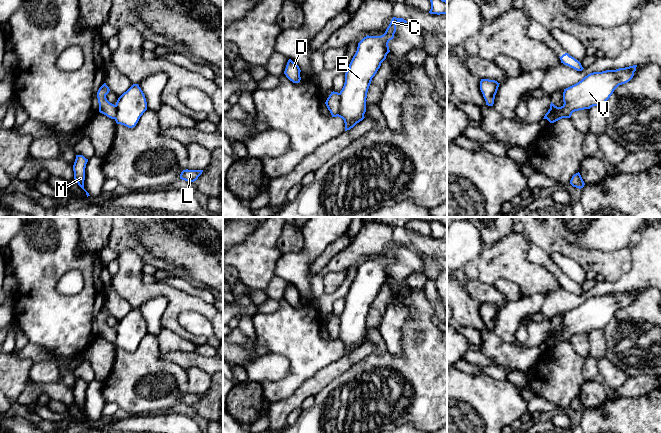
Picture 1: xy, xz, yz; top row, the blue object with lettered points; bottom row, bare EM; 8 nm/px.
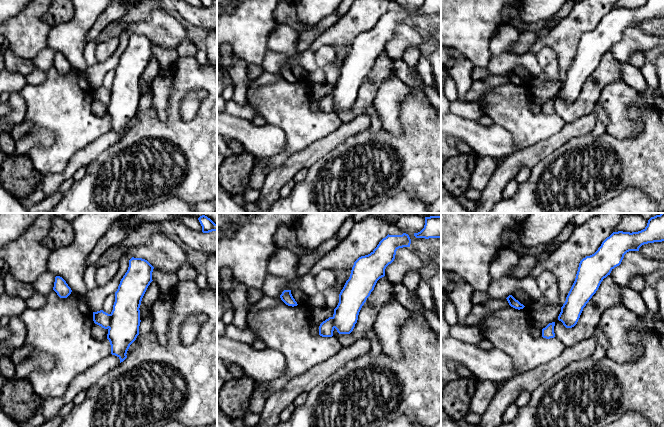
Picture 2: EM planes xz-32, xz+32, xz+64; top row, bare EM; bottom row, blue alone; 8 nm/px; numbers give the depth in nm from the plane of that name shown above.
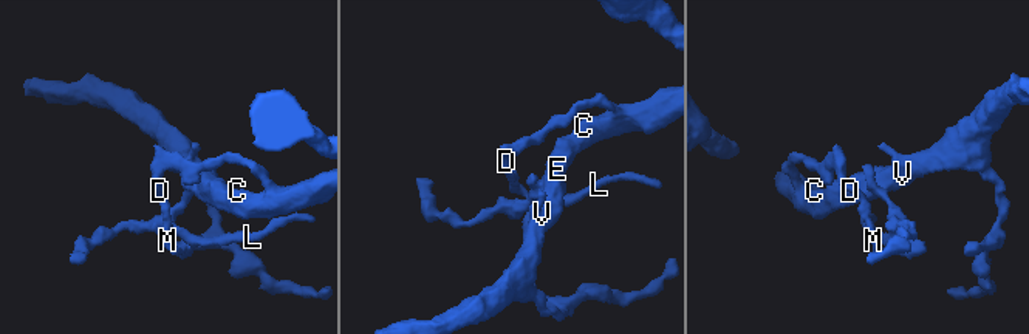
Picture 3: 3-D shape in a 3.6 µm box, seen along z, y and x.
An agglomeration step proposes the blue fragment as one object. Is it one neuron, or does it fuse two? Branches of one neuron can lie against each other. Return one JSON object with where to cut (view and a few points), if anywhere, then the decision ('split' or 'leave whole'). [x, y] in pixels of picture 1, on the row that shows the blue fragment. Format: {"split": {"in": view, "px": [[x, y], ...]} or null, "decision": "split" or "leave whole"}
{"split": {"in": "xz", "px": [[339, 93], [339, 112], [337, 115]]}, "decision": "split"}

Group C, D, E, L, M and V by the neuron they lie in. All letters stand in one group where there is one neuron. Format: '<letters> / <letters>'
C D E M V / L

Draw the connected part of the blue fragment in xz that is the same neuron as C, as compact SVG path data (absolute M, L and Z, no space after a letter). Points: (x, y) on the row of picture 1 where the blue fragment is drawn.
M393 17L383 35L367 35L358 43L357 51L345 73L344 86L339 93L338 117L344 120L345 131L350 130L365 118L369 86L381 63L390 52L388 43L394 38L398 22L407 23L403 18Z

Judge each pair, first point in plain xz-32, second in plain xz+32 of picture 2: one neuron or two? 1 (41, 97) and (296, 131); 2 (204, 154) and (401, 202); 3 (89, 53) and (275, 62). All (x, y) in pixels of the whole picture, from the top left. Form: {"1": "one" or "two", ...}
{"1": "one", "2": "two", "3": "one"}

